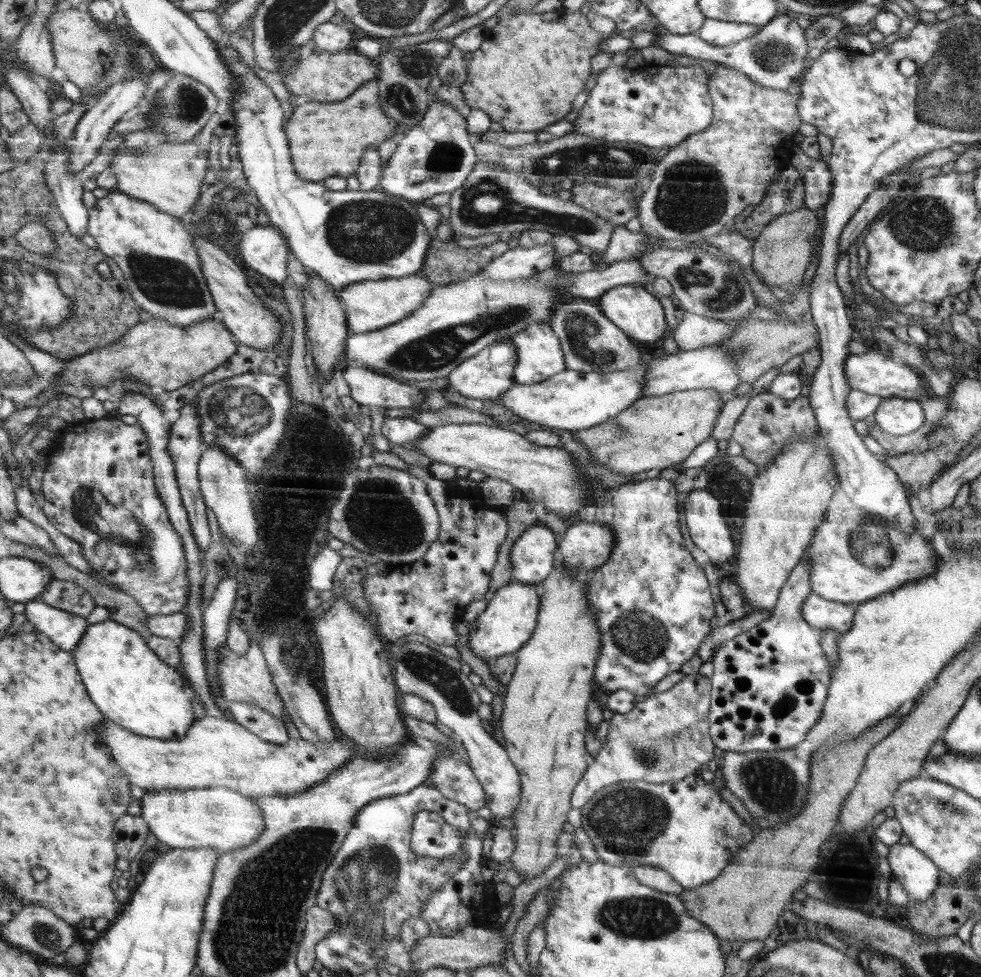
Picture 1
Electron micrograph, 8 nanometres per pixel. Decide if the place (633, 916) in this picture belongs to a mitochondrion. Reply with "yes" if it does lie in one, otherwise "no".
yes

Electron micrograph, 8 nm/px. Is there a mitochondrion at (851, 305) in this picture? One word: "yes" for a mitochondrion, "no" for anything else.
no

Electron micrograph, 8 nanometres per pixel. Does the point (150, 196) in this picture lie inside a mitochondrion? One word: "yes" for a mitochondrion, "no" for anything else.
no

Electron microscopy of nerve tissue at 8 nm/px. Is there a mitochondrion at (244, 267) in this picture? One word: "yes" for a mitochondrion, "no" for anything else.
no

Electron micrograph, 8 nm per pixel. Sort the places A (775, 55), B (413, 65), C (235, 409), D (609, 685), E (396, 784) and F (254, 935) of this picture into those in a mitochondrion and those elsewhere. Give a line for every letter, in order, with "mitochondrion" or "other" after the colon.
A: mitochondrion
B: mitochondrion
C: mitochondrion
D: other
E: other
F: mitochondrion

